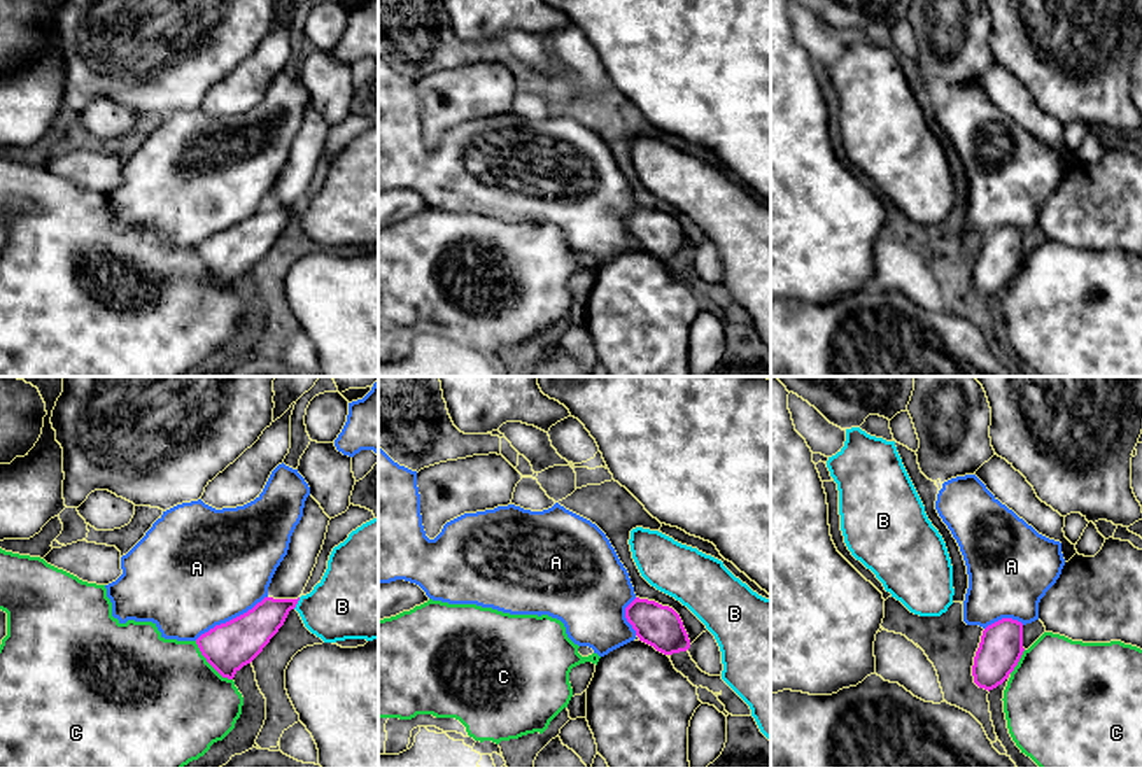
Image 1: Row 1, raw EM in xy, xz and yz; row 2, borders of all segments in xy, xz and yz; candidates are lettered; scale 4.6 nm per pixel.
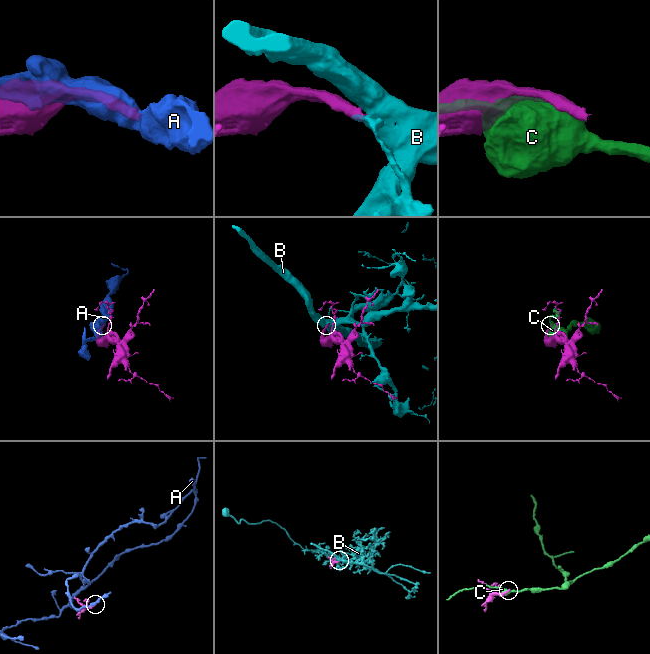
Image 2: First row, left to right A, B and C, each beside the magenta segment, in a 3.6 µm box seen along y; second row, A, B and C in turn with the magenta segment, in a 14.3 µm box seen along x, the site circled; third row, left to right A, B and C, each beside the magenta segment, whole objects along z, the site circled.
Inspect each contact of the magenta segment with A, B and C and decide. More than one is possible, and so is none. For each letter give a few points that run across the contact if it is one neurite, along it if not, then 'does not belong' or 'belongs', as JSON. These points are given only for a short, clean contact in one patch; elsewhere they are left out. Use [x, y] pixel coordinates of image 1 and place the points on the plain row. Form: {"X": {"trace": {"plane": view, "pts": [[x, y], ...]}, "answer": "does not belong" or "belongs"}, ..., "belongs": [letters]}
{"A": {"answer": "does not belong"}, "B": {"trace": {"plane": "xy", "pts": [[251, 240], [270, 221], [296, 211], [351, 209]]}, "answer": "belongs"}, "C": {"answer": "does not belong"}, "belongs": ["B"]}

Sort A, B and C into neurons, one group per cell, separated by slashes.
A / B / C

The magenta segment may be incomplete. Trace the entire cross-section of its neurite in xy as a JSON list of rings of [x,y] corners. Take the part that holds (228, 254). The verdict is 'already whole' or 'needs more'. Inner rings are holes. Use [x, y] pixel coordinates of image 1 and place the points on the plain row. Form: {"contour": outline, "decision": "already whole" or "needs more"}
{"contour": [[[378,126],[333,156],[314,198],[298,207],[264,205],[247,221],[196,247],[207,270],[228,287],[250,271],[296,217],[324,250],[378,247]]], "decision": "needs more"}

